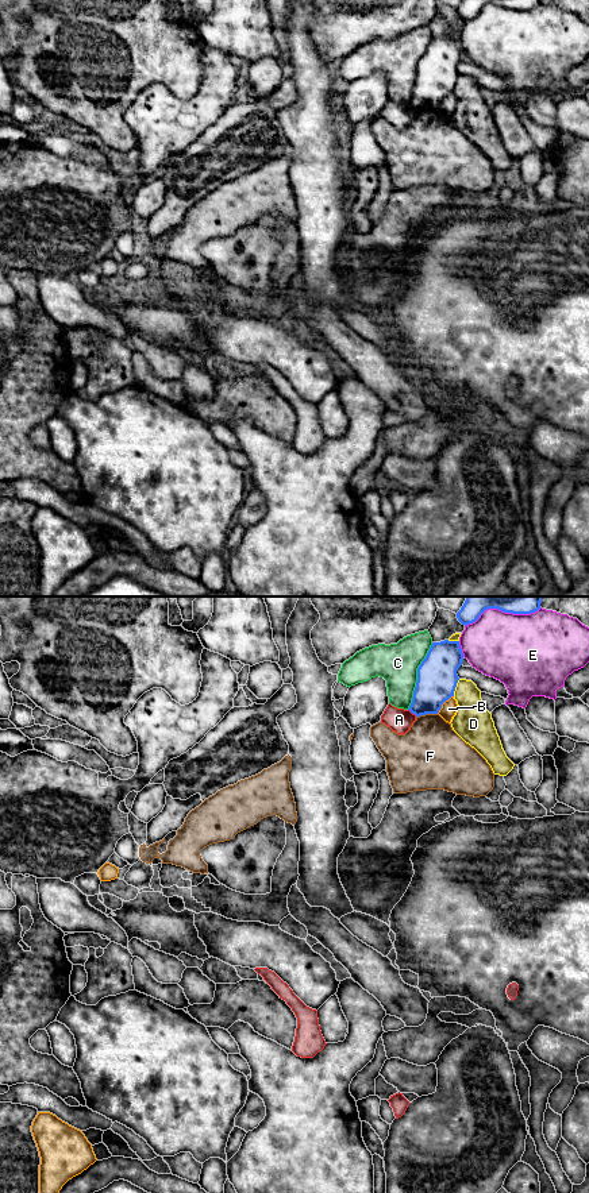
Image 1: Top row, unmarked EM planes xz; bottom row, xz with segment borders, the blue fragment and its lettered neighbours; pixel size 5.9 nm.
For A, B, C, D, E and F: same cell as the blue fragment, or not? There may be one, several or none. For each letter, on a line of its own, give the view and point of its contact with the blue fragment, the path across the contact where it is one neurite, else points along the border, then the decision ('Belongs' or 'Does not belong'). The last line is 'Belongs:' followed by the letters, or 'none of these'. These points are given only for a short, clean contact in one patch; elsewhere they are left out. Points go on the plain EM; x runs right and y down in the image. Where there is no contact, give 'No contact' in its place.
A: Touches blue at xz (412, 108). Boundary: xz (408, 104), (416, 111). Does not belong
B: Touches blue at xz (443, 97). Boundary: xz (453, 91), (437, 108). Does not belong
C: Touches blue at xz (418, 72). Does not belong
D: Touches blue at xz (455, 81). Does not belong
E: Touches blue at xz (503, 6). Does not belong
F: Touches blue at xz (426, 108). Boundary: xz (437, 108), (426, 108), (416, 112). Does not belong
Belongs: none of these

